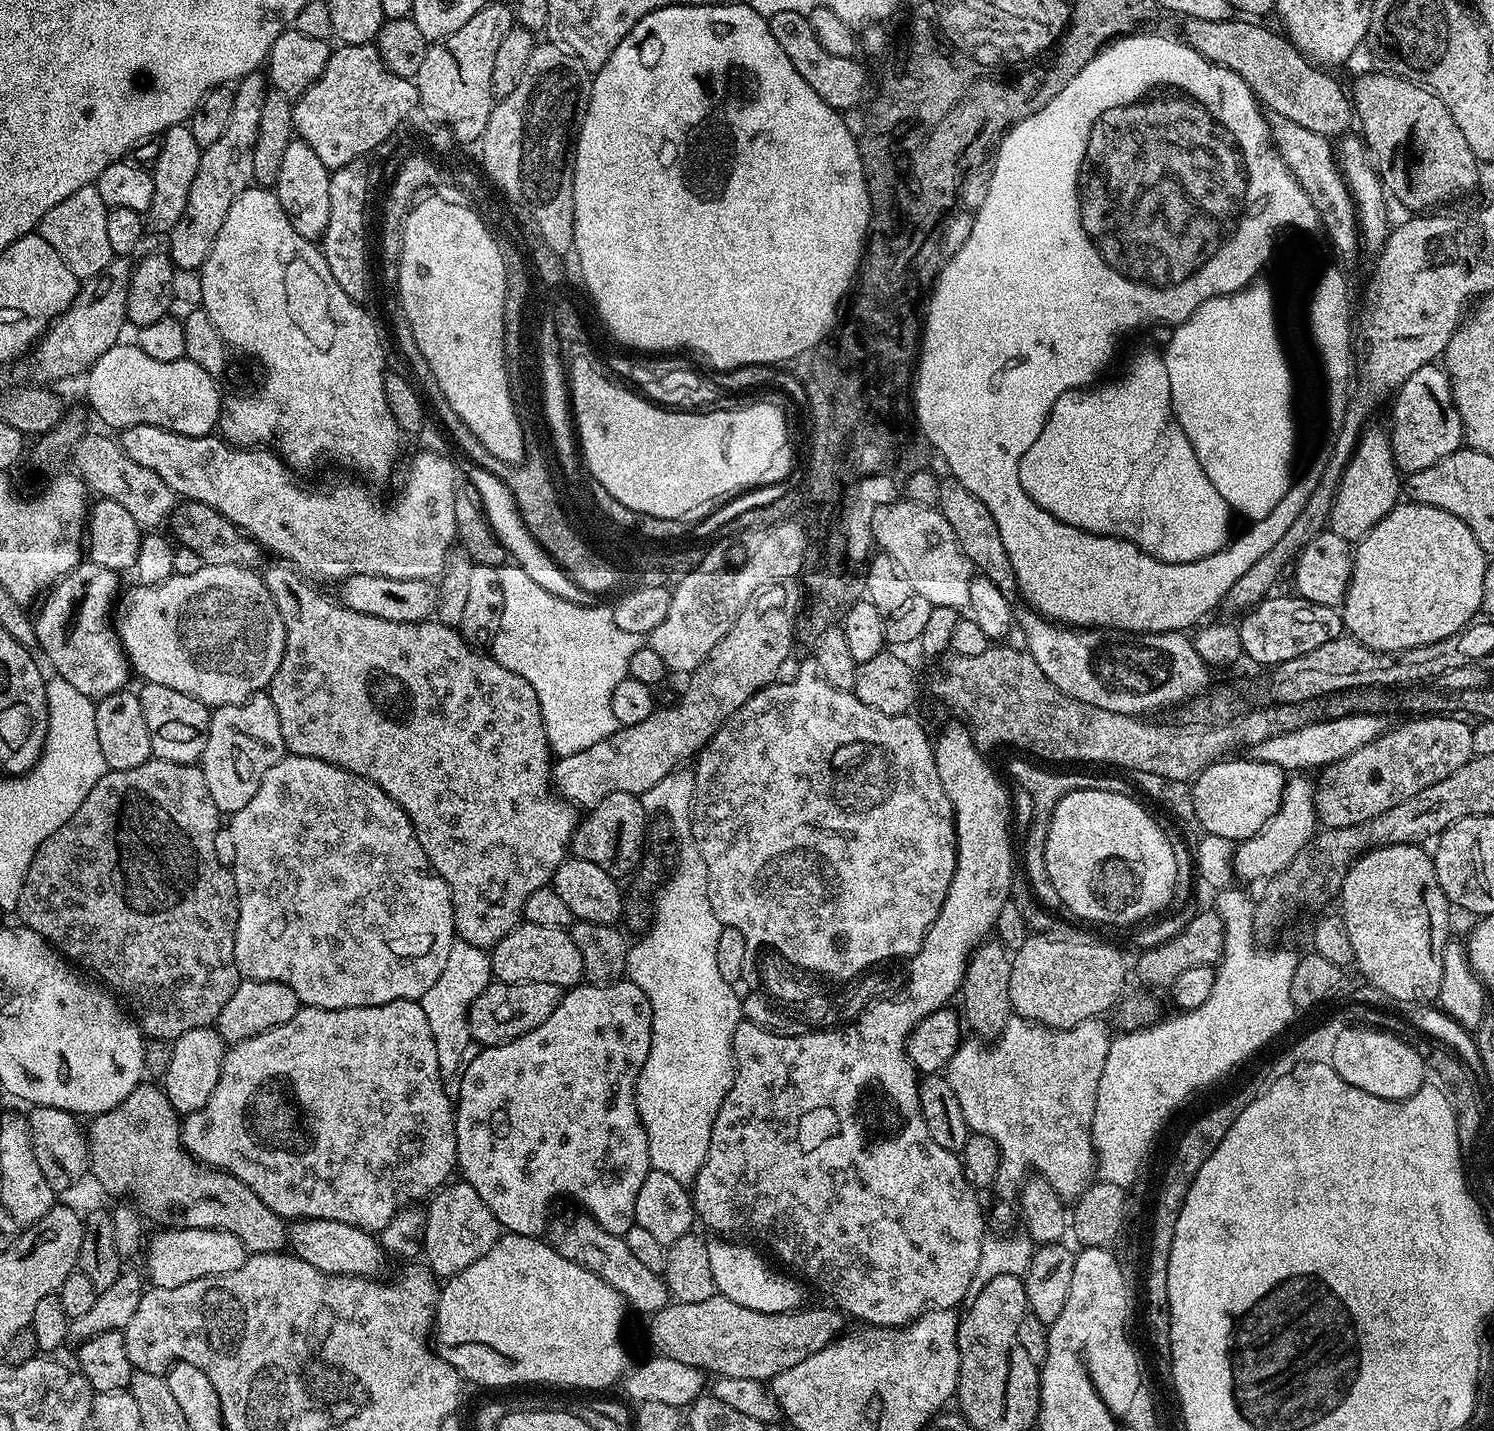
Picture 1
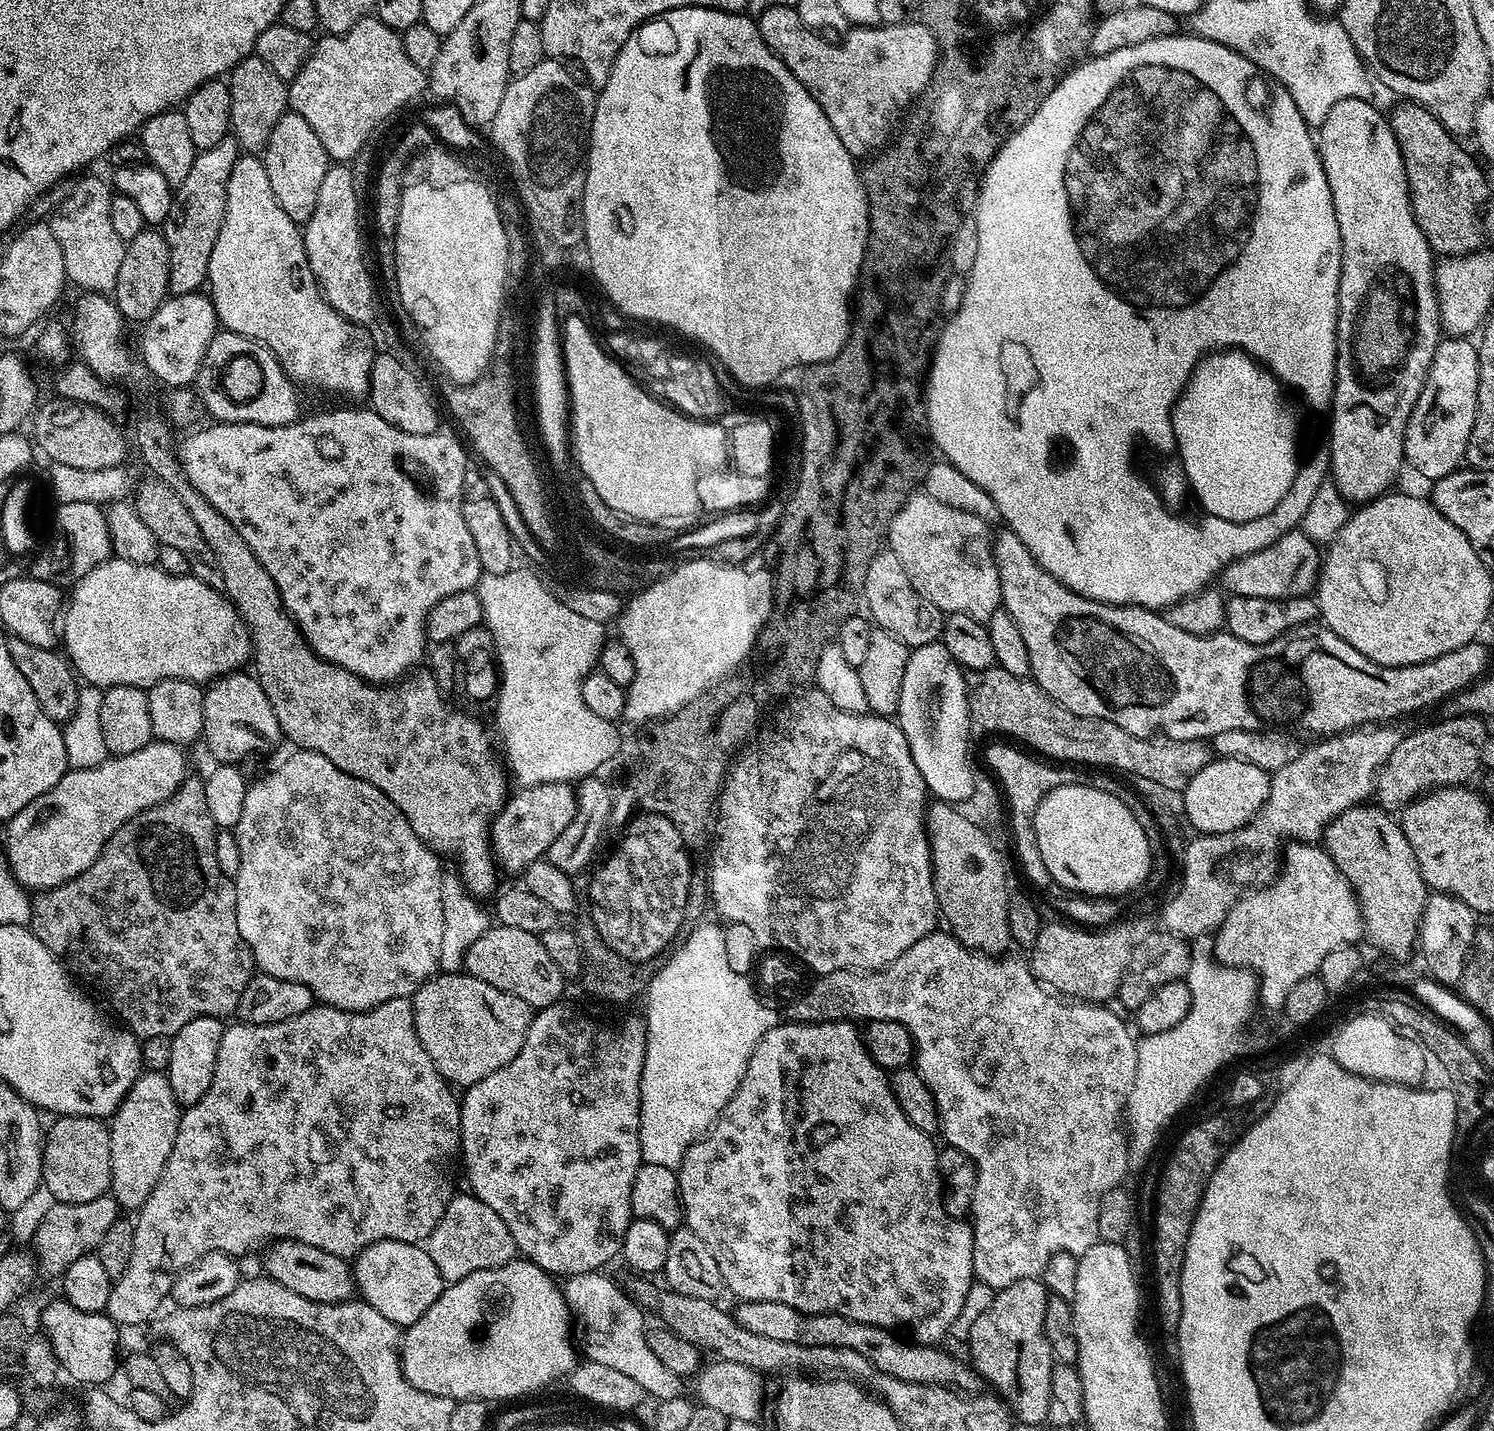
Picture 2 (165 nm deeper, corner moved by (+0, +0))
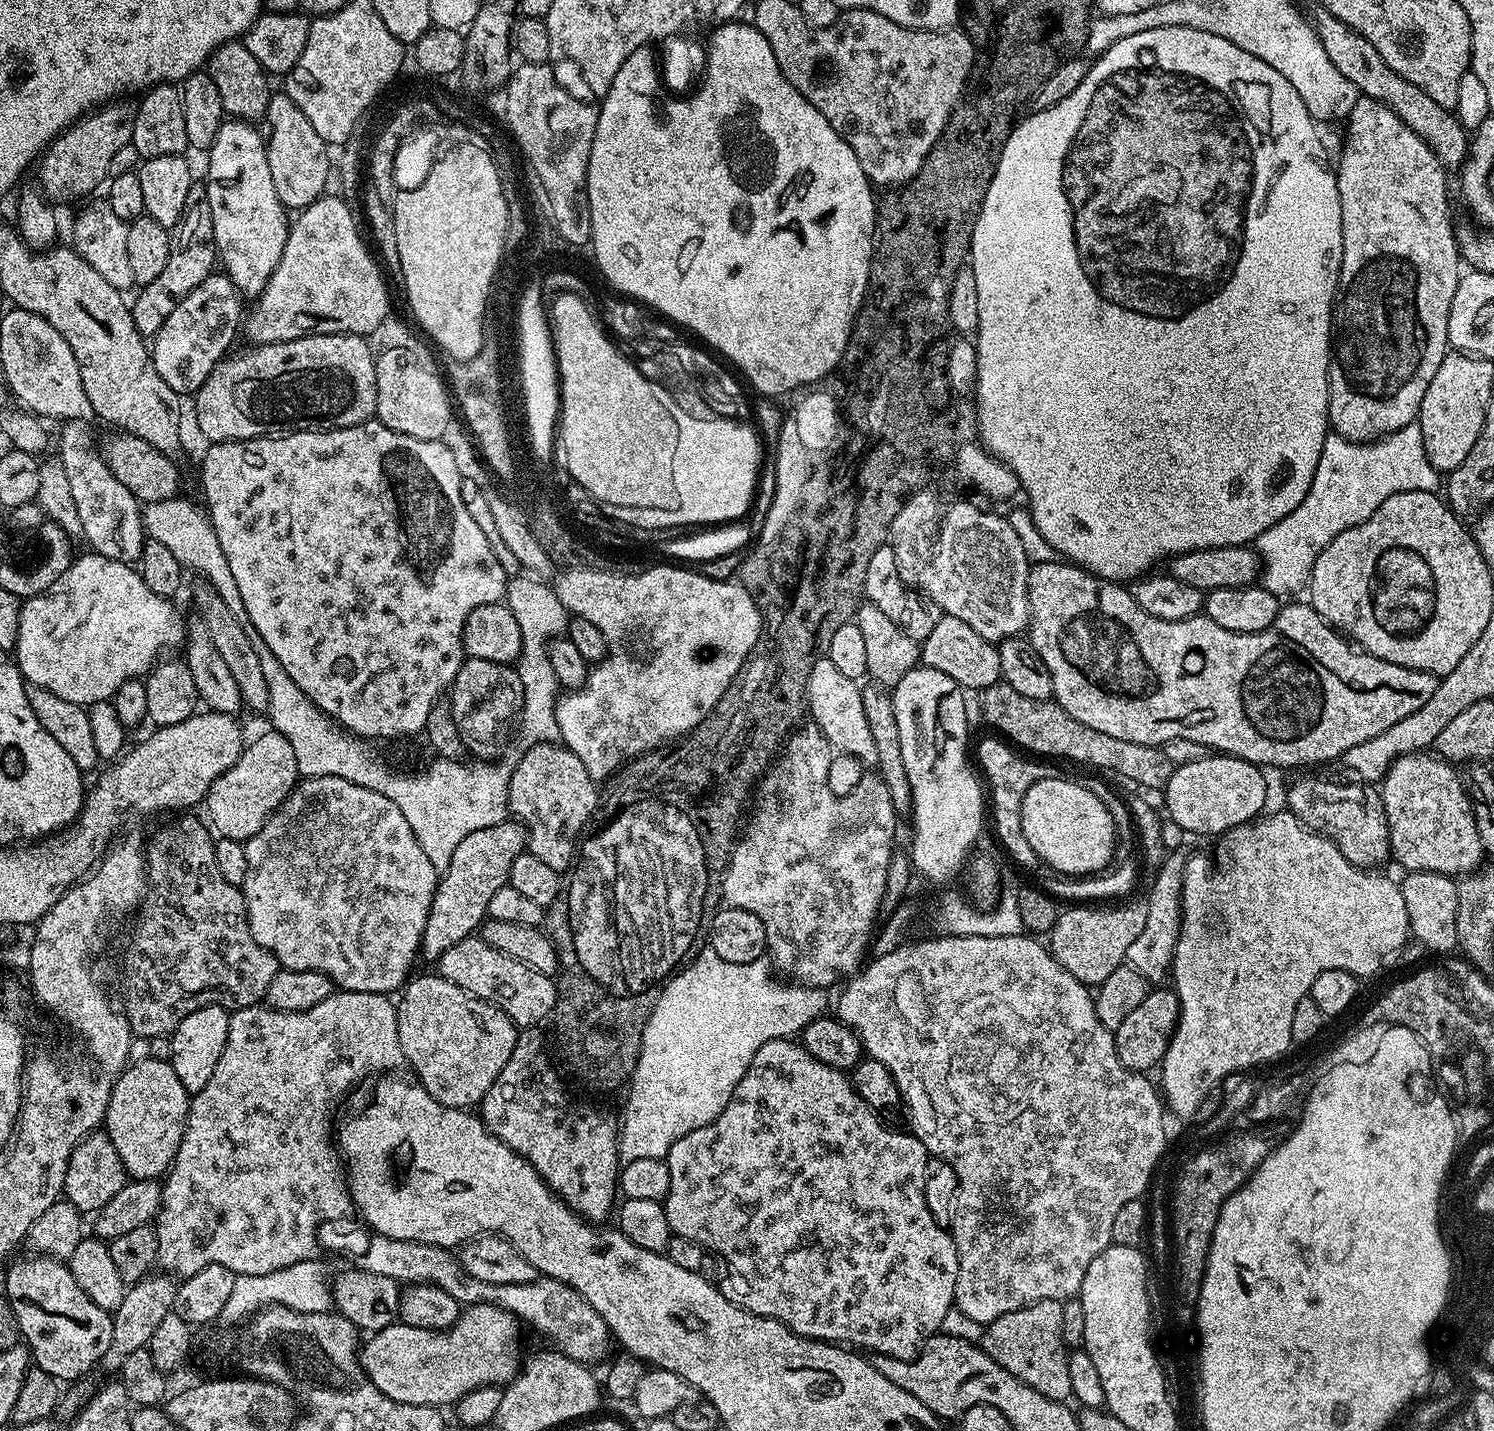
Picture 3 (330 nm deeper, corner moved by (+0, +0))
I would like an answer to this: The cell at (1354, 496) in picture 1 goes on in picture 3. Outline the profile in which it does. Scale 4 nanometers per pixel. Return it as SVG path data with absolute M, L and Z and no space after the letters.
M1360 98L1346 115L1346 122L1348 133L1344 136L1340 165L1337 163L1334 168L1338 198L1342 206L1342 266L1334 305L1334 343L1330 348L1328 362L1328 422L1335 435L1347 440L1367 442L1402 430L1402 426L1413 423L1419 417L1422 398L1426 398L1426 390L1434 379L1434 374L1438 374L1442 358L1450 351L1448 319L1450 302L1454 302L1454 290L1458 290L1462 275L1462 248L1461 245L1456 245L1452 216L1448 213L1448 180L1444 177L1446 169L1434 150L1430 150L1430 146L1426 146L1426 142L1422 142L1422 138L1414 134L1414 130L1410 130L1410 126L1406 126L1398 114L1394 114L1394 110L1377 100Z

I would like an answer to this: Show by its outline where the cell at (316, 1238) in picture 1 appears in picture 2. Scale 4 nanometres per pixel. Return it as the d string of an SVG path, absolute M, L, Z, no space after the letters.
M383 1240L366 1246L354 1257L352 1275L356 1277L359 1299L374 1306L382 1318L390 1318L397 1327L405 1328L422 1318L438 1300L446 1281L438 1272L428 1250L419 1244Z

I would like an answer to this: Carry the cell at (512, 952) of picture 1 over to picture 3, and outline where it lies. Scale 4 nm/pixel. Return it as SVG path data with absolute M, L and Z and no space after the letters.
M473 934L458 942L458 946L450 946L450 950L440 956L438 967L439 975L454 982L454 986L493 1004L495 1008L501 1008L517 1029L539 1025L539 1020L553 1015L556 1007L555 979L494 950L494 946L481 940L479 935Z

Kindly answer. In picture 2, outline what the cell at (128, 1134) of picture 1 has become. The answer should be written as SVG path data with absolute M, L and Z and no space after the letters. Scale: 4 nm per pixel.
M278 1240L267 1245L264 1256L263 1271L286 1290L294 1290L294 1294L302 1294L302 1298L310 1298L314 1302L340 1304L343 1300L353 1299L356 1289L356 1277L352 1275L352 1264L345 1257L335 1256L326 1250L318 1250L318 1246L310 1246L297 1240Z

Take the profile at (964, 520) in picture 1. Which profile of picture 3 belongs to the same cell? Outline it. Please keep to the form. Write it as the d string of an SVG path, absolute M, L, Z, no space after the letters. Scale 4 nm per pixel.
M1055 558L1033 563L1029 567L1026 636L1032 641L1038 658L1046 662L1046 670L1050 670L1055 703L1060 704L1062 710L1070 714L1070 718L1078 718L1082 726L1090 726L1090 730L1102 730L1102 734L1122 738L1122 742L1139 744L1162 746L1174 738L1190 738L1190 742L1202 742L1209 750L1215 750L1225 756L1236 756L1239 760L1263 766L1265 769L1300 768L1303 764L1324 764L1327 760L1339 761L1346 754L1346 750L1350 750L1350 746L1359 746L1362 742L1370 742L1370 738L1378 738L1382 730L1390 730L1394 722L1402 722L1406 714L1430 702L1430 694L1434 694L1438 683L1437 677L1413 668L1403 668L1394 662L1379 660L1376 656L1357 650L1333 625L1316 613L1311 603L1292 603L1296 602L1288 602L1281 607L1278 618L1274 618L1274 622L1266 626L1266 630L1254 634L1238 634L1234 630L1222 630L1218 622L1210 622L1210 618L1203 614L1191 616L1182 622L1166 622L1146 614L1146 610L1142 610L1142 606L1134 602L1131 591L1123 583L1097 579L1080 565L1061 562Z

